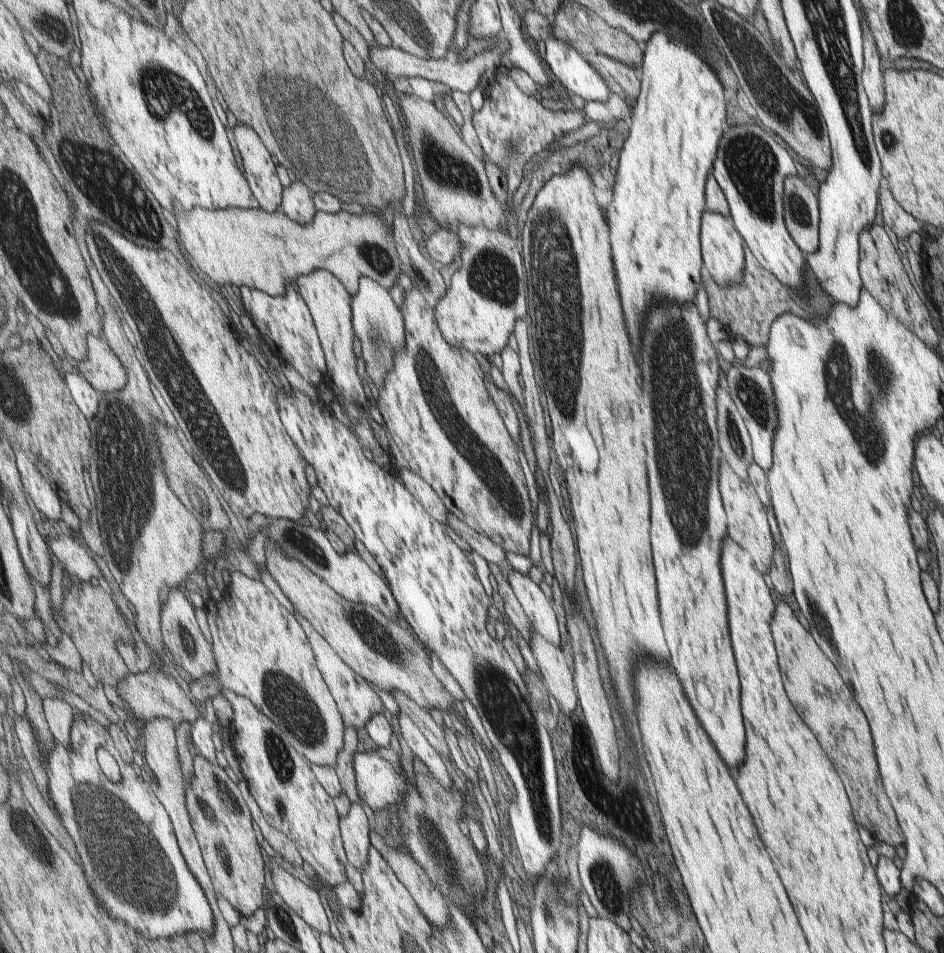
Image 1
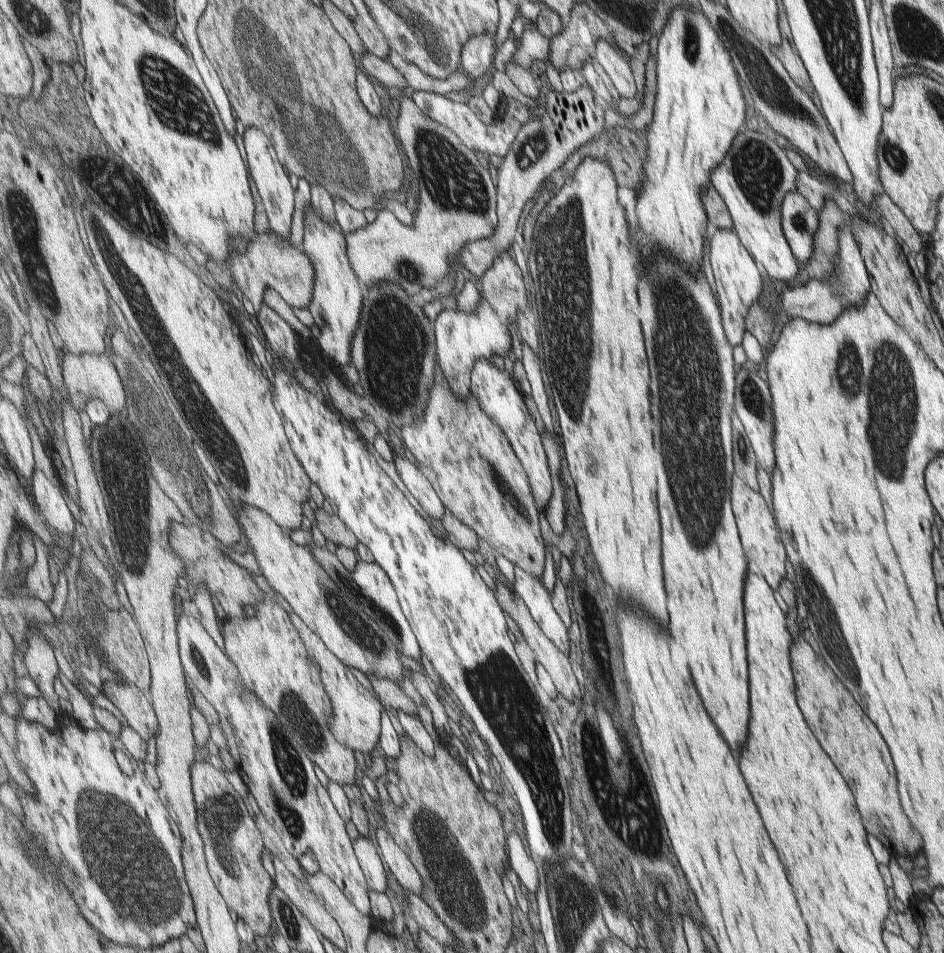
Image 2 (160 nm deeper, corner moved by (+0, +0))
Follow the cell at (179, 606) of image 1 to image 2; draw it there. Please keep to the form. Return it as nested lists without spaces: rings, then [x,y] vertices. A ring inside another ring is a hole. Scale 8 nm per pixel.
[[[186,613],[179,616],[178,635],[183,670],[216,711],[218,727],[226,740],[226,750],[237,766],[236,771],[255,796],[264,818],[297,861],[304,854],[314,852],[324,873],[337,883],[364,915],[373,918],[369,884],[355,856],[347,824],[335,808],[328,788],[319,782],[311,758],[293,746],[283,722],[273,709],[241,684],[233,661],[194,616]]]

